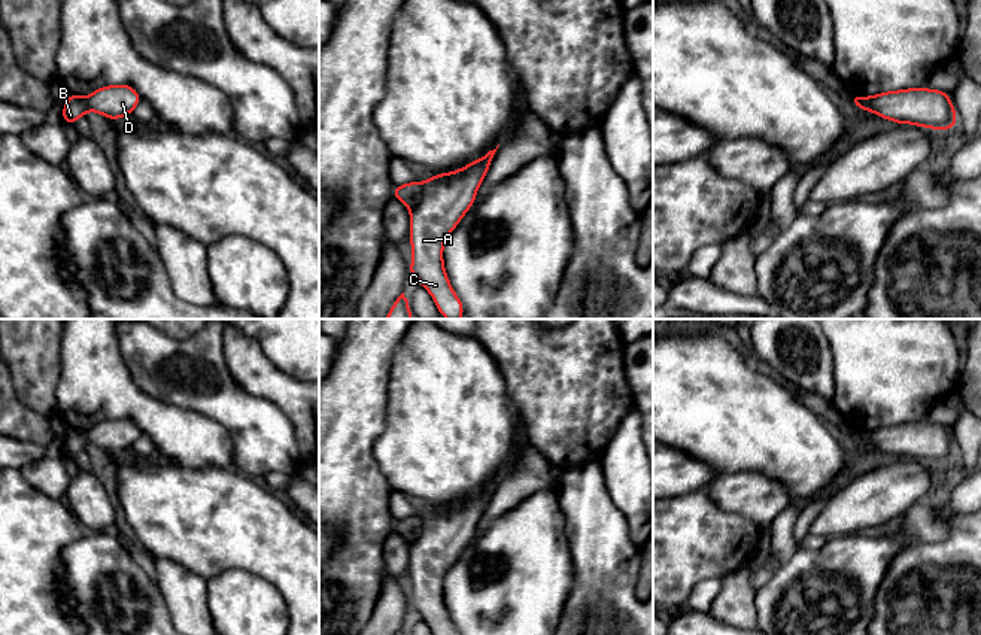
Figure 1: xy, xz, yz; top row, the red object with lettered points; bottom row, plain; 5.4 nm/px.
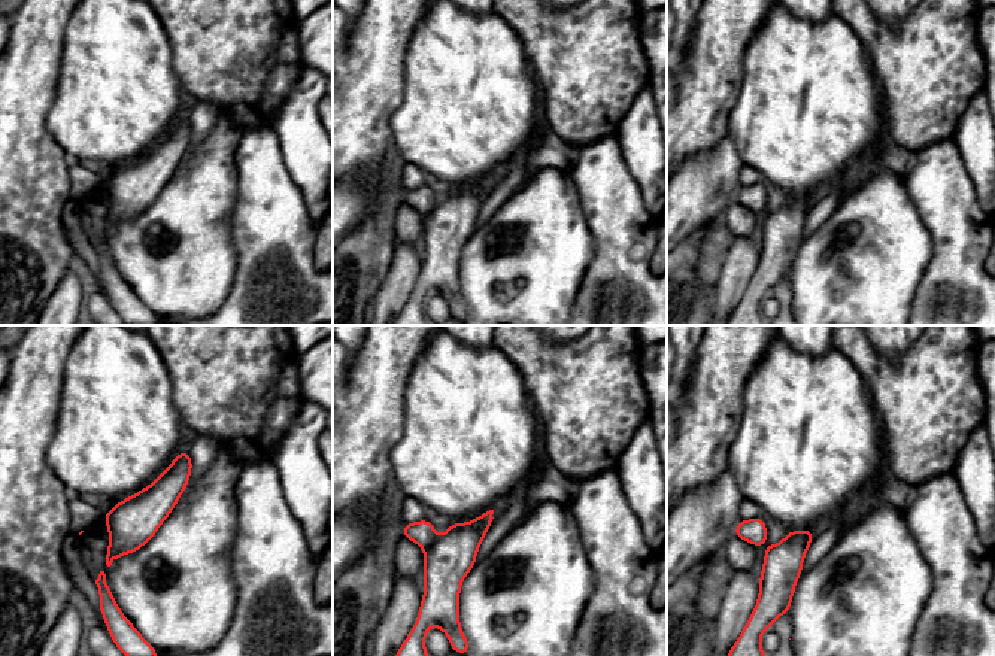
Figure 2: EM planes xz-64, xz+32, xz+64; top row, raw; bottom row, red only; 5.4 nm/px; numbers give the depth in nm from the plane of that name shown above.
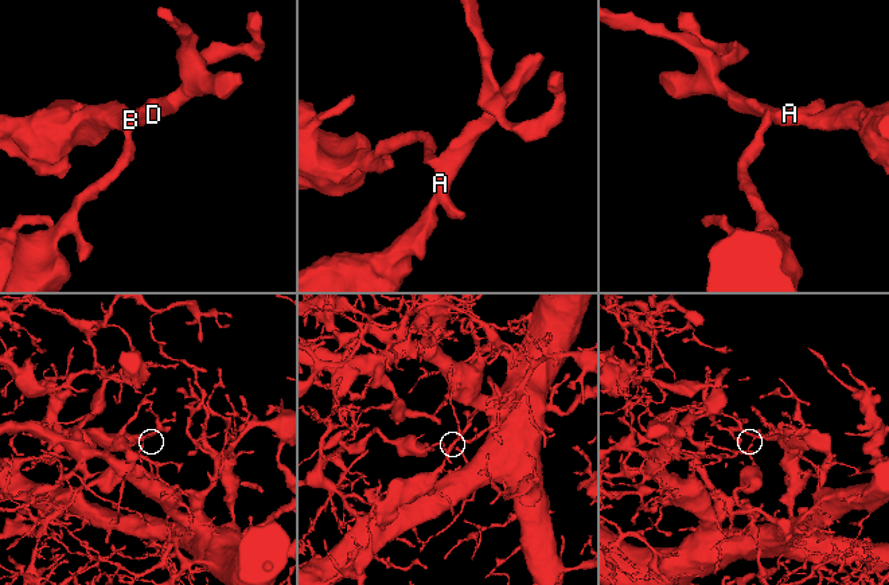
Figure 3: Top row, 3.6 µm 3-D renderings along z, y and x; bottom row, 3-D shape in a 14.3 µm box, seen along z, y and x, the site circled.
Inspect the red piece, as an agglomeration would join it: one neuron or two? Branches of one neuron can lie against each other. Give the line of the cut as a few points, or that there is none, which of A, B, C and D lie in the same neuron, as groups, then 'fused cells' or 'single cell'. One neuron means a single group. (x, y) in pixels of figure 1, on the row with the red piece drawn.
xz (422, 184), (422, 197), (410, 210) | A C D / B | fused cells

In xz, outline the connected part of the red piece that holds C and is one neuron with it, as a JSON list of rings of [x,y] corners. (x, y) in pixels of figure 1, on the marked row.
[[[498,146],[461,170],[434,174],[425,180],[422,183],[422,198],[410,210],[413,258],[409,274],[420,280],[434,298],[440,315],[447,319],[461,319],[464,306],[446,274],[443,246],[449,233],[455,230],[474,204],[477,189],[496,149]]]

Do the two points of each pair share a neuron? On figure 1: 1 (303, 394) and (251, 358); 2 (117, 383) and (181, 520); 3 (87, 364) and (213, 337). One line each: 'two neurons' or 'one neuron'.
1: one neuron
2: two neurons
3: two neurons

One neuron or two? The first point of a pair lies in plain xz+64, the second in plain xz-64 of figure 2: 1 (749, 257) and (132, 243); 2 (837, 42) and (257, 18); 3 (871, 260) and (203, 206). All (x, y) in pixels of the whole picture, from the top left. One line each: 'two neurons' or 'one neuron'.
1: two neurons
2: two neurons
3: one neuron

